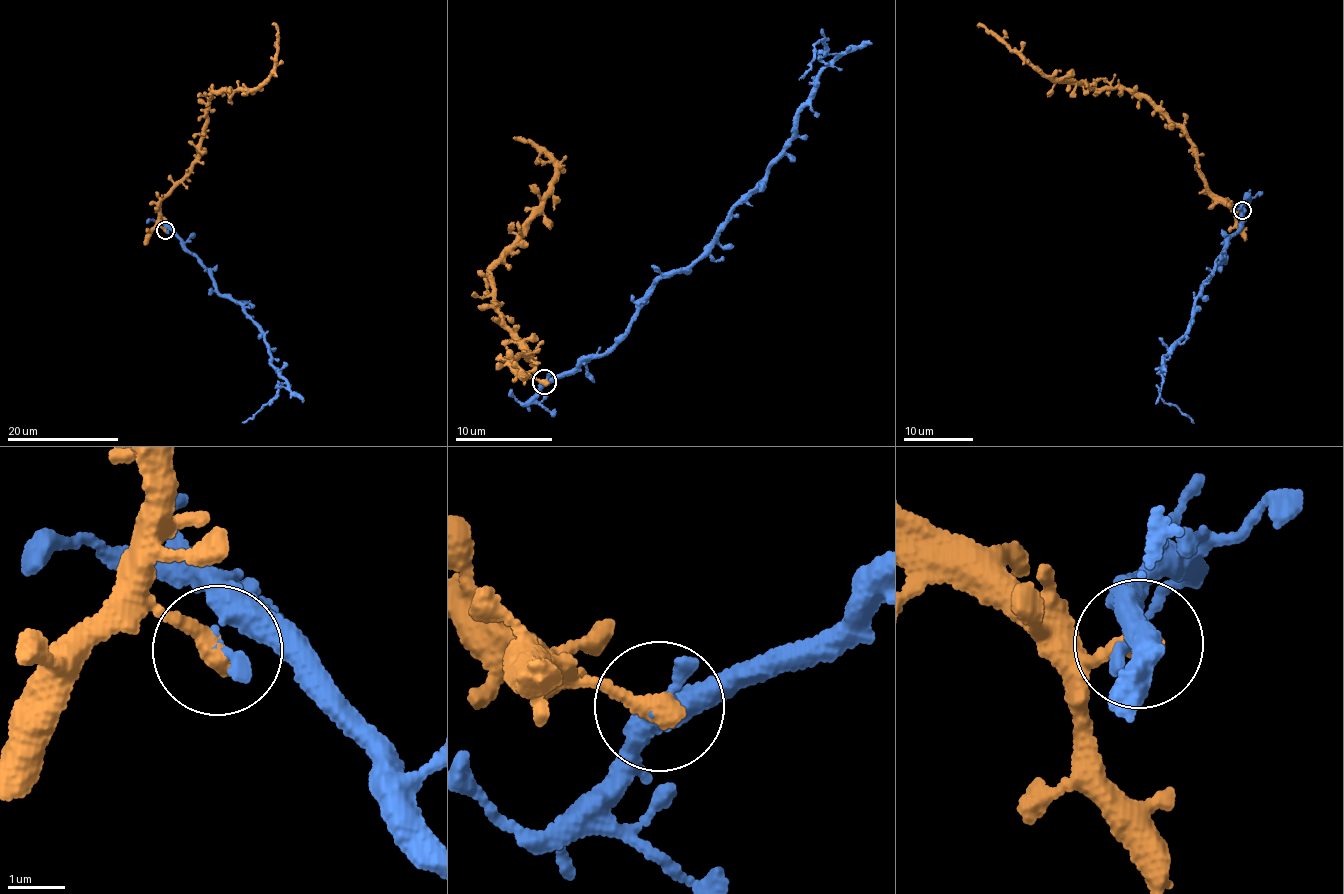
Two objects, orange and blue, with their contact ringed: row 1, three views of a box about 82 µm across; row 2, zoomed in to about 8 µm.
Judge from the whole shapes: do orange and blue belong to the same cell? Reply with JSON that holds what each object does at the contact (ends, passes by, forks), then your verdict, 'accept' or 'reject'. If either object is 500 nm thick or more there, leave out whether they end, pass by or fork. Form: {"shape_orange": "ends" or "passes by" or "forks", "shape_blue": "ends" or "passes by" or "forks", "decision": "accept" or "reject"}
{"shape_orange": "ends", "shape_blue": "ends", "decision": "reject"}

